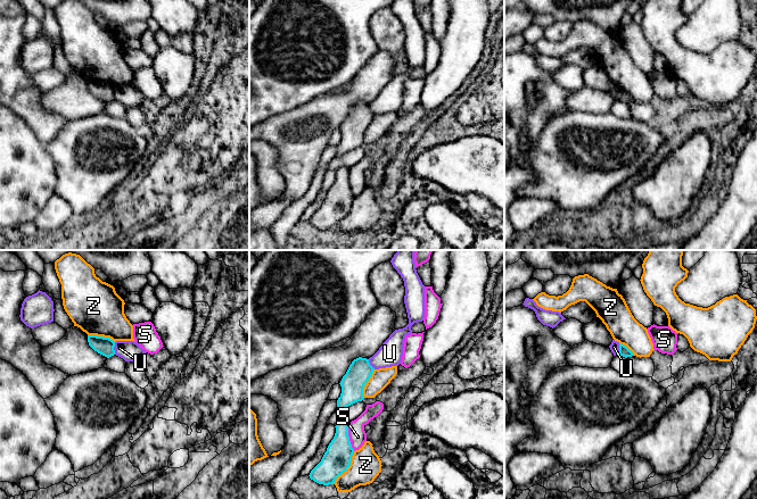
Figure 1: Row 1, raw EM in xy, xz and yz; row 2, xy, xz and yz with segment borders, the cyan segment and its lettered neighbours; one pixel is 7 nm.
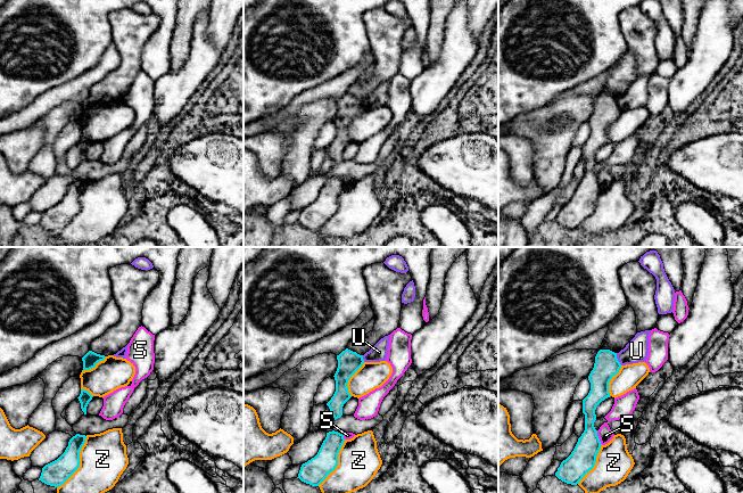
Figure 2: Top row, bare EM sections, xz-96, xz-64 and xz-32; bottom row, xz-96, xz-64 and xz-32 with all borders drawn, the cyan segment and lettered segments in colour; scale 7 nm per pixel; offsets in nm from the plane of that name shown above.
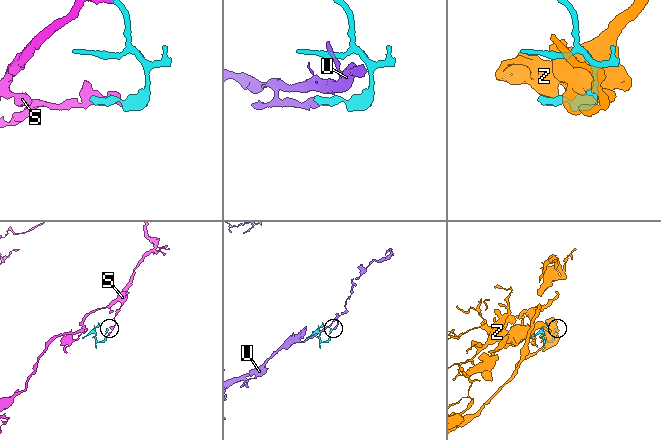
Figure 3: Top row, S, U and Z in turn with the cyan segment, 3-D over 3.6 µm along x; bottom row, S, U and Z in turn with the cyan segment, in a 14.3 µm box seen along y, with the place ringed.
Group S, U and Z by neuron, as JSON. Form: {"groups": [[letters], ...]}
{"groups": [["S"], ["U"], ["Z"]]}

